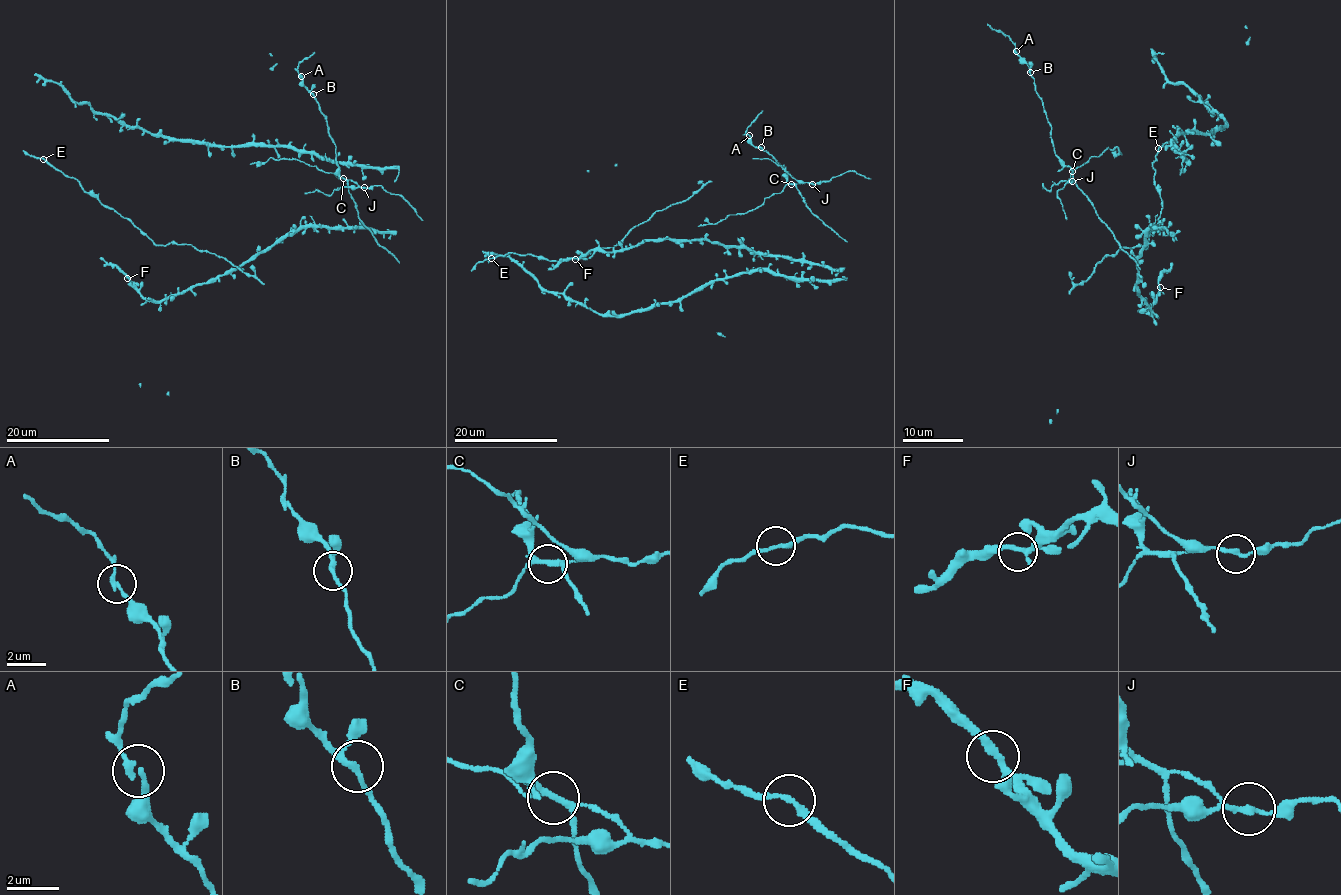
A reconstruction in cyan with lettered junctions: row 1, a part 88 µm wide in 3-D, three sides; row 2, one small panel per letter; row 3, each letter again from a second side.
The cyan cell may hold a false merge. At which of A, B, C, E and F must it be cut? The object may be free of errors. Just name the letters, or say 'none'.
C

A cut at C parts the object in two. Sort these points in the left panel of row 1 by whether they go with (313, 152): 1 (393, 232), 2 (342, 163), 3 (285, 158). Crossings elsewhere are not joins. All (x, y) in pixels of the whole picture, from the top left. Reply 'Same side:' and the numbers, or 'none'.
Same side: 1, 2

